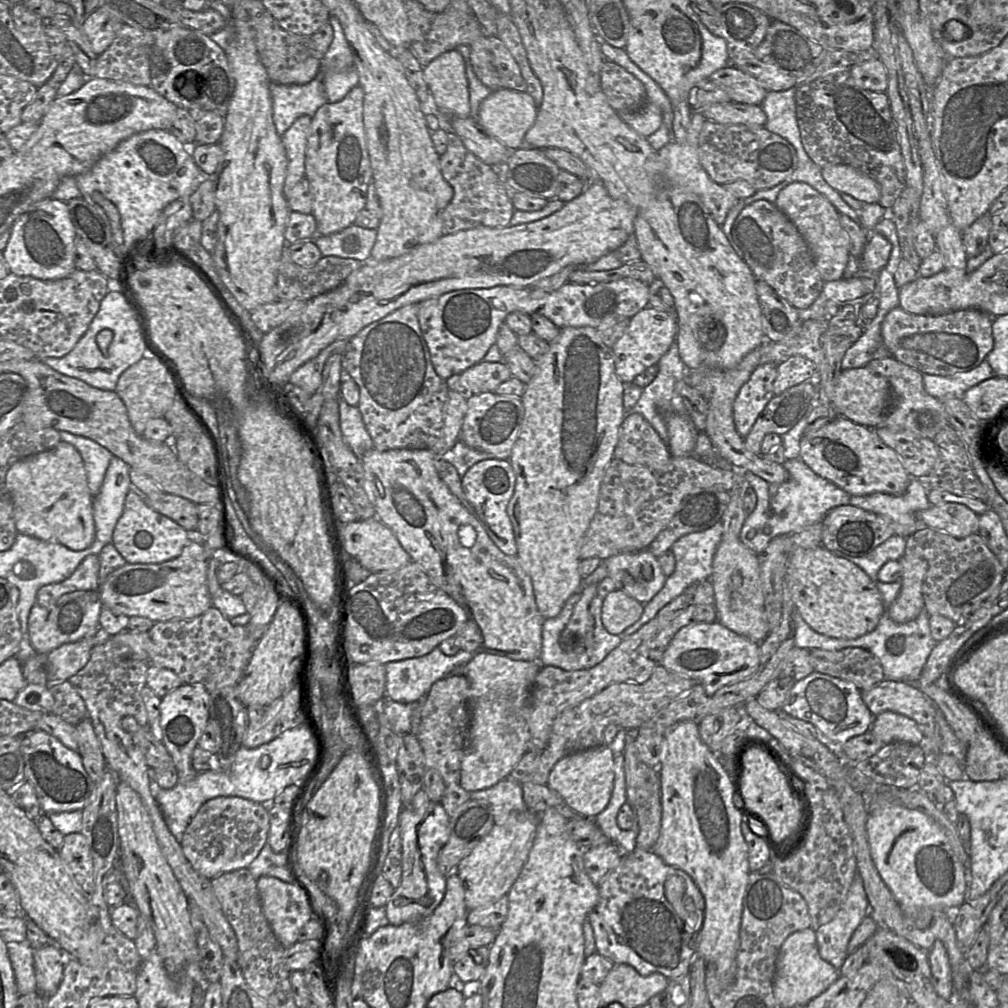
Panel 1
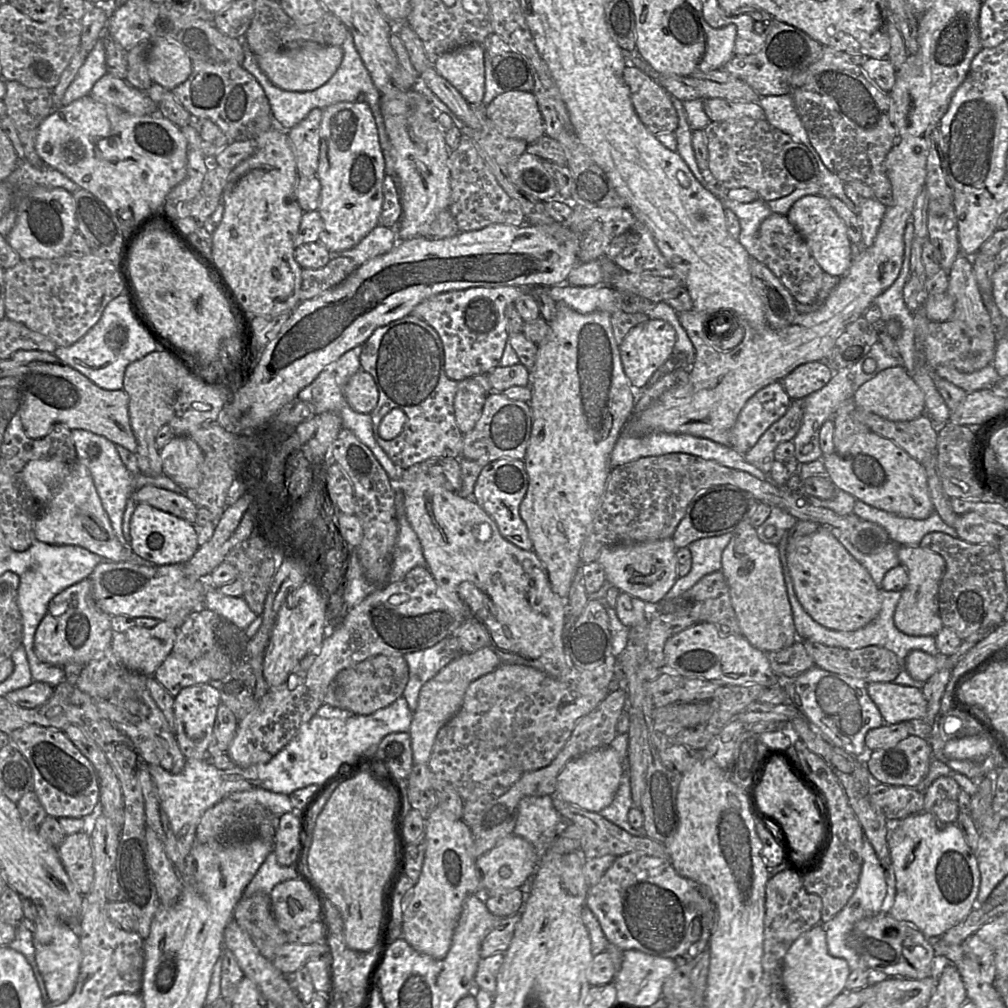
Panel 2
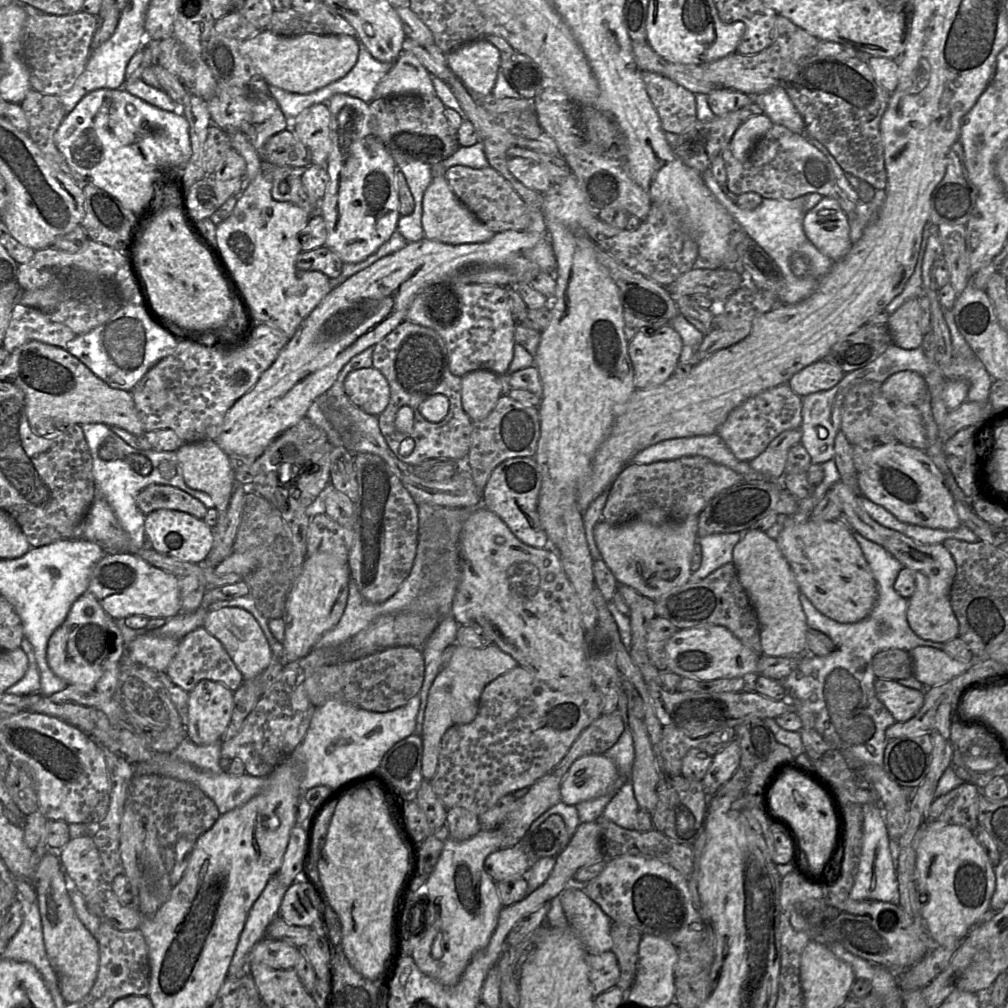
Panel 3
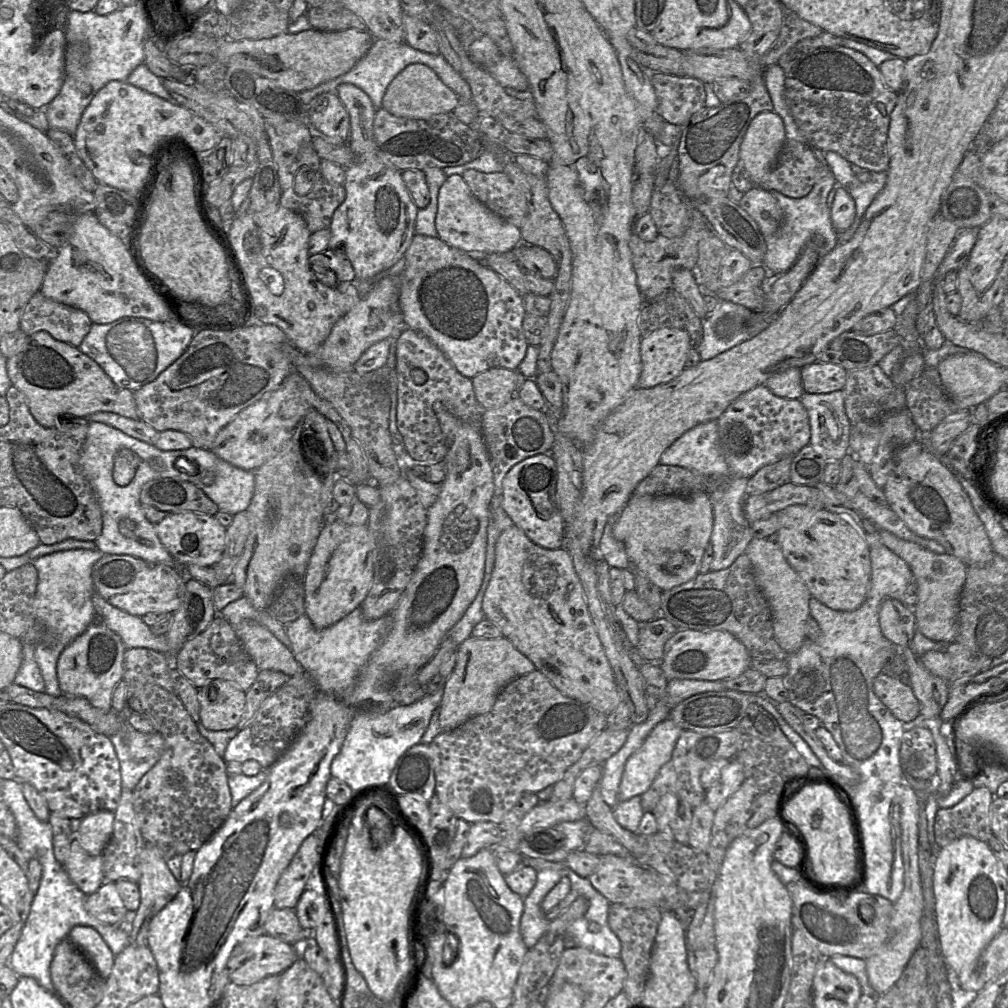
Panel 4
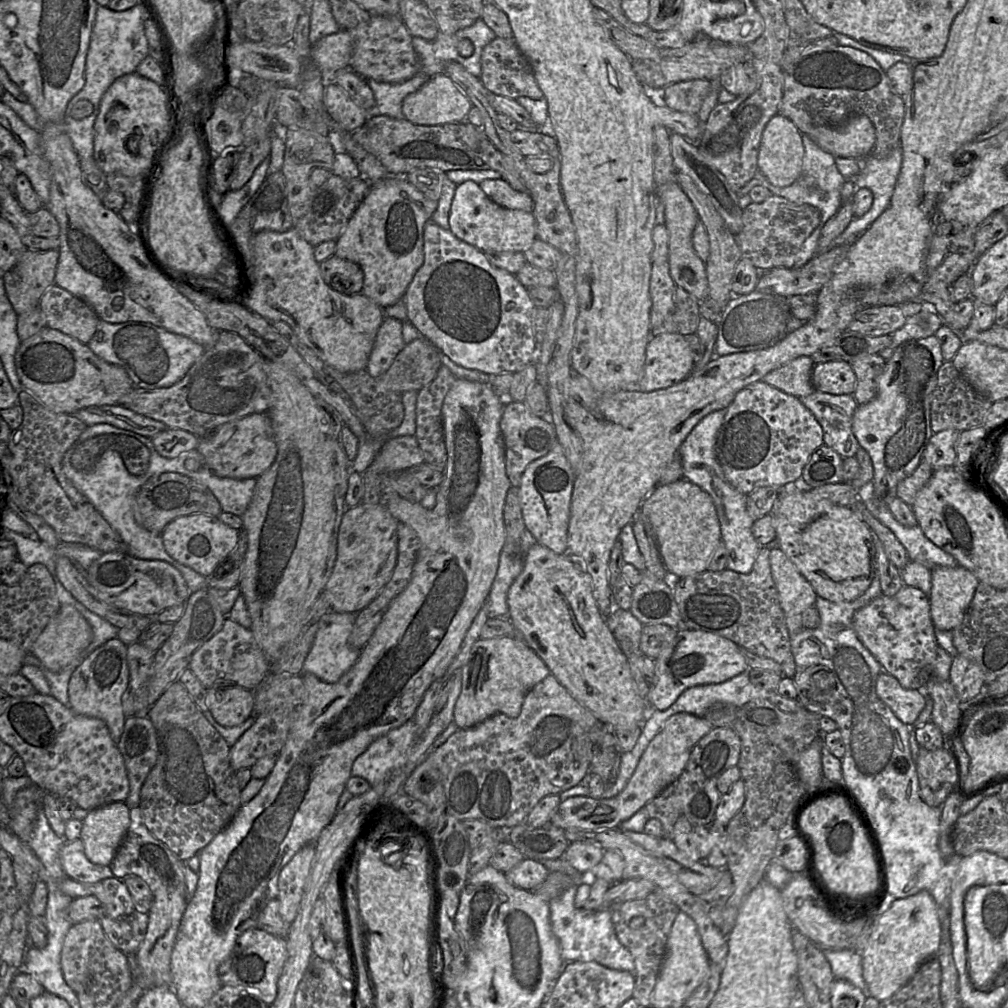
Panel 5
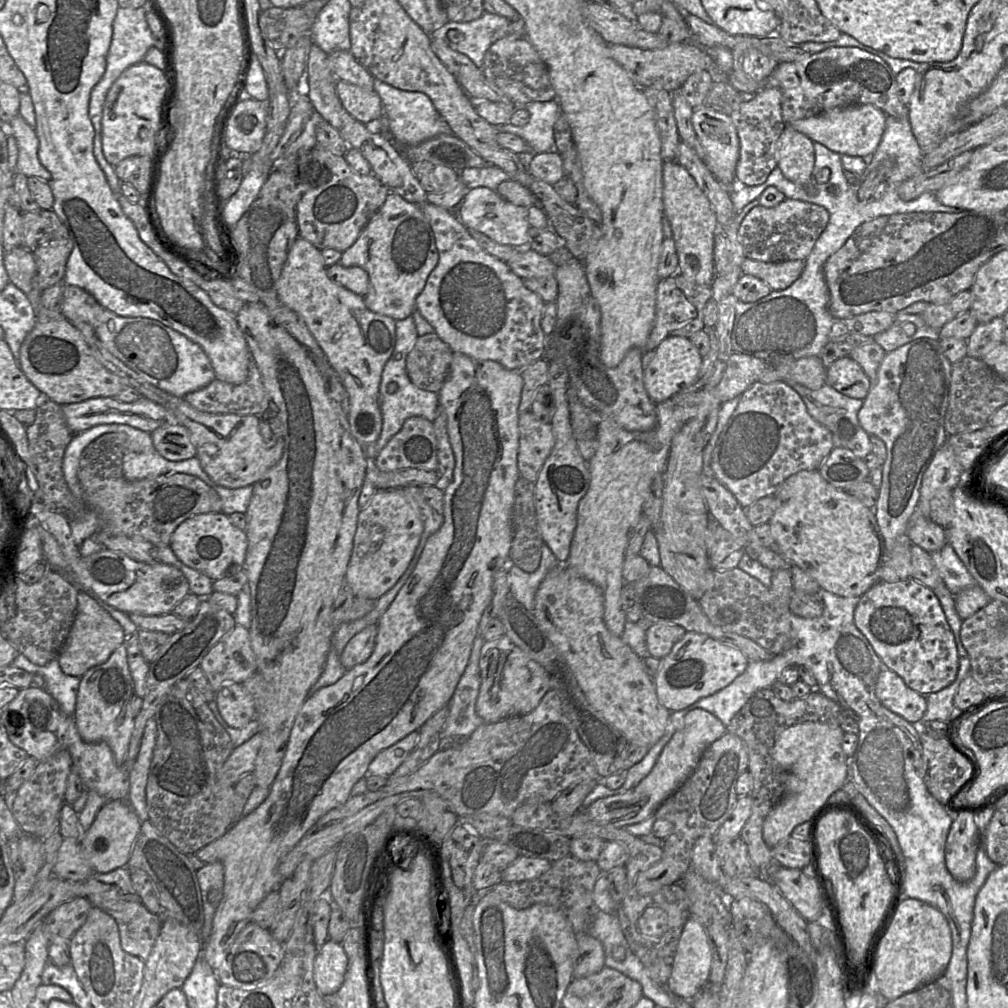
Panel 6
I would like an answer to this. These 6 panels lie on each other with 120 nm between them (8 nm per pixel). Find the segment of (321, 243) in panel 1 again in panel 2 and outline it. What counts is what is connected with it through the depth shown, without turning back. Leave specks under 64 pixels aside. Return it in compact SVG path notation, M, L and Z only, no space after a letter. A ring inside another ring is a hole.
M376 226L356 246L349 250L330 252L332 257L340 256L360 266L365 262L390 251L399 242L396 229Z

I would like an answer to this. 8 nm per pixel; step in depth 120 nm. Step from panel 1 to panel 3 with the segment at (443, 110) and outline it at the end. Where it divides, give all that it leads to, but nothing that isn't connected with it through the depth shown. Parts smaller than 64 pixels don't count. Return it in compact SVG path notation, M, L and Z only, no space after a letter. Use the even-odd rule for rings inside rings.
M482 38L448 53L446 63L466 87L479 94L488 95L497 79L500 52Z

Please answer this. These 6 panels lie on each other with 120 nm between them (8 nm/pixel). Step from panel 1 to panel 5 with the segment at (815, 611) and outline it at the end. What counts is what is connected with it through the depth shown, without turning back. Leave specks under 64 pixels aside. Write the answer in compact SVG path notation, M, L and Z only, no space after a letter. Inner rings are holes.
M804 486L782 488L771 513L778 547L811 583L817 596L851 602L862 596L877 576L872 531L850 508L816 500Z

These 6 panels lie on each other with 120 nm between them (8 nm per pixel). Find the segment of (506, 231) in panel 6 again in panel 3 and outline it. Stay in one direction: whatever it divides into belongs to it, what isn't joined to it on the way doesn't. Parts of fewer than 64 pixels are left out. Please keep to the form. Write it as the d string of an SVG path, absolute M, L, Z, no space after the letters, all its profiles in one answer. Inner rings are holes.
M444 176L434 177L425 190L421 225L424 238L451 245L487 242L495 234L457 199Z

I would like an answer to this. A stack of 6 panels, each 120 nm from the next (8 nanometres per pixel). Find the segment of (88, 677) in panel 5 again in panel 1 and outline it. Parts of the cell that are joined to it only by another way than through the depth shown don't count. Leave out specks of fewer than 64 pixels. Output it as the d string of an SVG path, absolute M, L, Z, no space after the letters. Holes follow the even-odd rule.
M88 555L70 577L42 586L28 617L30 642L37 653L48 654L59 646L93 636L99 627L103 606L100 599L100 562L98 555Z

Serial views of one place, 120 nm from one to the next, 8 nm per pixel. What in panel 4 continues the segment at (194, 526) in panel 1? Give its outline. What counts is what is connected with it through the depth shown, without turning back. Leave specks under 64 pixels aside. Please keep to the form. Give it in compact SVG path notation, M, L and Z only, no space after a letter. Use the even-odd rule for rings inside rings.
M159 478L146 483L140 494L146 518L158 524L165 517L181 512L215 516L218 506L197 486L175 478Z

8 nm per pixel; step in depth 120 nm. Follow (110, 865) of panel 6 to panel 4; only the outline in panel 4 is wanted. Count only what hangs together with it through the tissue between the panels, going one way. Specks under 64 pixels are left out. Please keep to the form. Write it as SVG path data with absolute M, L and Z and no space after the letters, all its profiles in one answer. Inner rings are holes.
M102 810L88 814L81 819L76 839L90 855L102 855L108 844L114 826L114 811Z

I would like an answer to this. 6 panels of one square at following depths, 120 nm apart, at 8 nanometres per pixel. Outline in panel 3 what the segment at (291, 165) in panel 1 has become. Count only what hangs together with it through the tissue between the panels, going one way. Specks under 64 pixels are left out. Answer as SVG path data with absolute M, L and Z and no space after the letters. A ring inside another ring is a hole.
M327 103L314 104L290 122L293 133L309 150L311 165L325 166L332 142L330 138L330 111Z

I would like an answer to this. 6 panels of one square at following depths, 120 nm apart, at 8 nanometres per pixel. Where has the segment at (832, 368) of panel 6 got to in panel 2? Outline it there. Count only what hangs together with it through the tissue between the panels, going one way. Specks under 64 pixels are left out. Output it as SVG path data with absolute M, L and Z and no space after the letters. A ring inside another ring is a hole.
M826 361L808 362L798 366L783 380L787 394L792 400L805 399L827 385L835 374Z

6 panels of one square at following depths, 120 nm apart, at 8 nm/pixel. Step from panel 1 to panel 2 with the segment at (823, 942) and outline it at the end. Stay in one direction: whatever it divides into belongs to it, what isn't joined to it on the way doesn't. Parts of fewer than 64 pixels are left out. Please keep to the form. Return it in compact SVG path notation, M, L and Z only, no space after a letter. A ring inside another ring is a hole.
M864 836L862 847L862 865L857 887L842 910L831 920L822 924L826 934L826 941L829 953L837 958L847 961L851 970L860 969L868 972L871 970L854 950L848 947L846 939L853 926L860 920L871 917L881 912L885 905L887 895L886 871L882 867L870 842Z

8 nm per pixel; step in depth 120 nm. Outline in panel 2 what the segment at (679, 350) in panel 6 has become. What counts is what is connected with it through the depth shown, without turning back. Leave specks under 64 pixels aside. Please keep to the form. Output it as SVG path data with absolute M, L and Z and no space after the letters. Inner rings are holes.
M648 319L631 329L619 345L623 369L634 388L644 388L652 376L673 355L677 340L675 329L661 319Z

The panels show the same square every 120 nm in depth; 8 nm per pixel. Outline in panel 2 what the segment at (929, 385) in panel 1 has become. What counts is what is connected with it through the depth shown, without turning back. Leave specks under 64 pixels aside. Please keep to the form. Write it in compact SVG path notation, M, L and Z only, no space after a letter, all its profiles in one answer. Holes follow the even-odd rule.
M989 364L977 371L964 373L950 366L937 366L936 374L970 393L980 389L991 389L1000 381L1000 376L992 364Z

